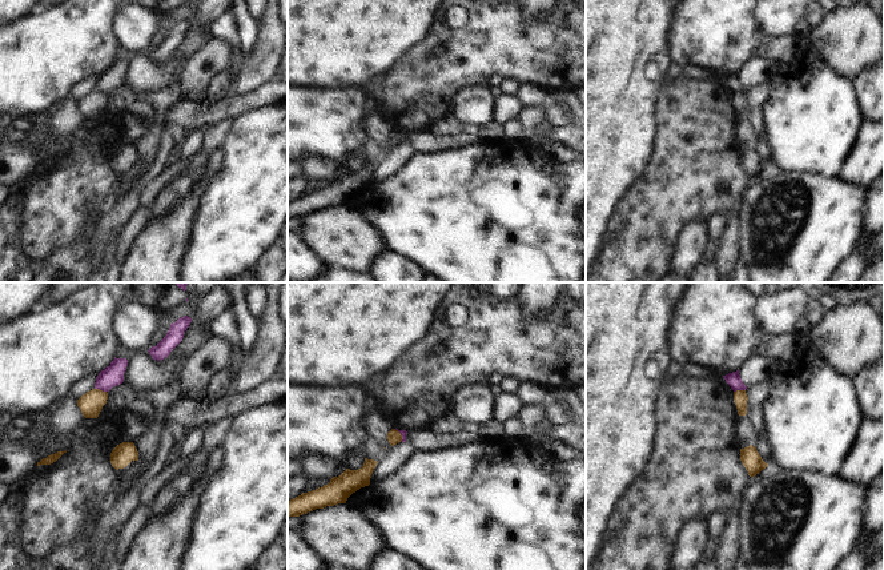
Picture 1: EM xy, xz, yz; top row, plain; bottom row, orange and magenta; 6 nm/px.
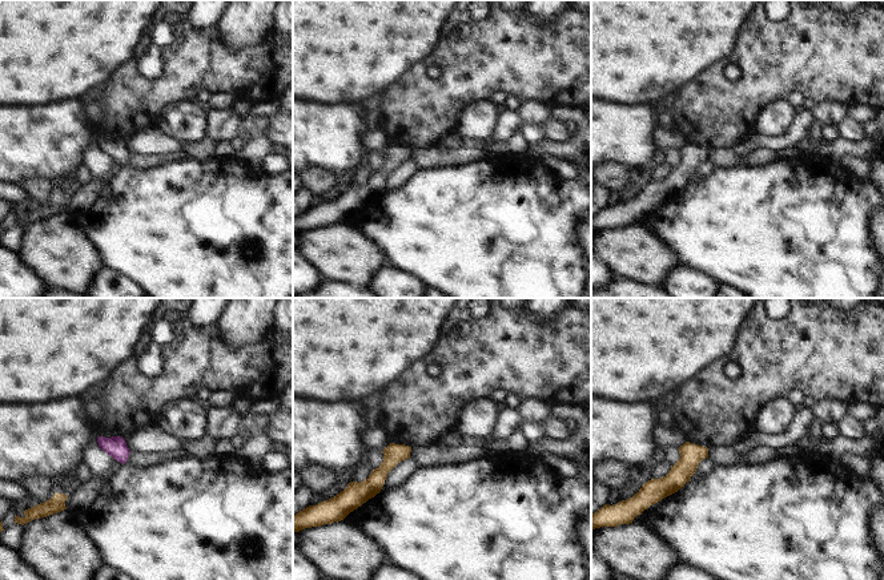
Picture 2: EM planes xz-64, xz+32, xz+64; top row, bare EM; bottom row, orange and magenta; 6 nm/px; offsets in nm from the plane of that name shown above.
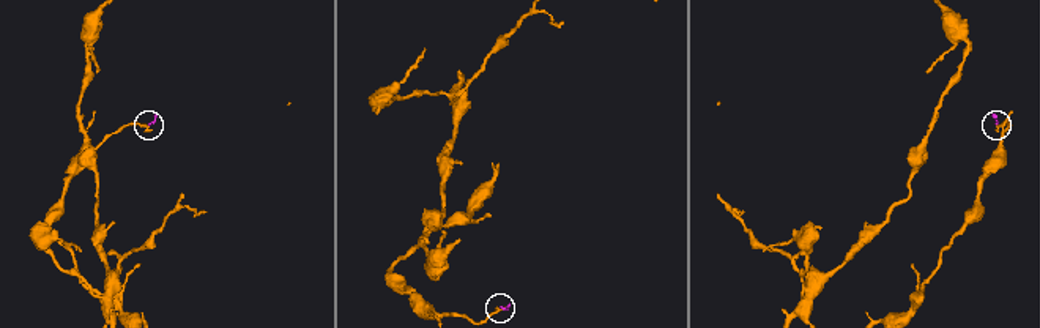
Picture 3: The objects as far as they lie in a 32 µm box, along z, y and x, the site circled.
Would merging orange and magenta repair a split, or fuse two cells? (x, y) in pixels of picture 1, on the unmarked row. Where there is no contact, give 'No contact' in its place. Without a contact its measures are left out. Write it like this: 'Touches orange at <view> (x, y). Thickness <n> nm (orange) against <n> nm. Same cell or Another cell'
Touches orange at xy (99, 91). Thickness 140 nm (orange) against 130 nm. Another cell

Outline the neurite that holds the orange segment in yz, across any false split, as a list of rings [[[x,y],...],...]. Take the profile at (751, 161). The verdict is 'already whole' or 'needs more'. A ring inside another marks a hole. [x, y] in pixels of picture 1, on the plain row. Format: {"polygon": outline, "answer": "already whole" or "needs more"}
{"polygon": [[[750,146],[744,150],[740,150],[740,162],[746,172],[748,173],[750,178],[755,178],[762,172],[764,172],[768,165],[766,165],[760,156],[758,154],[756,149]]], "answer": "already whole"}

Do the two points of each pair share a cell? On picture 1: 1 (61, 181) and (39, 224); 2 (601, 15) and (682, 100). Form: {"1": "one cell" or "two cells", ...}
{"1": "one cell", "2": "two cells"}

